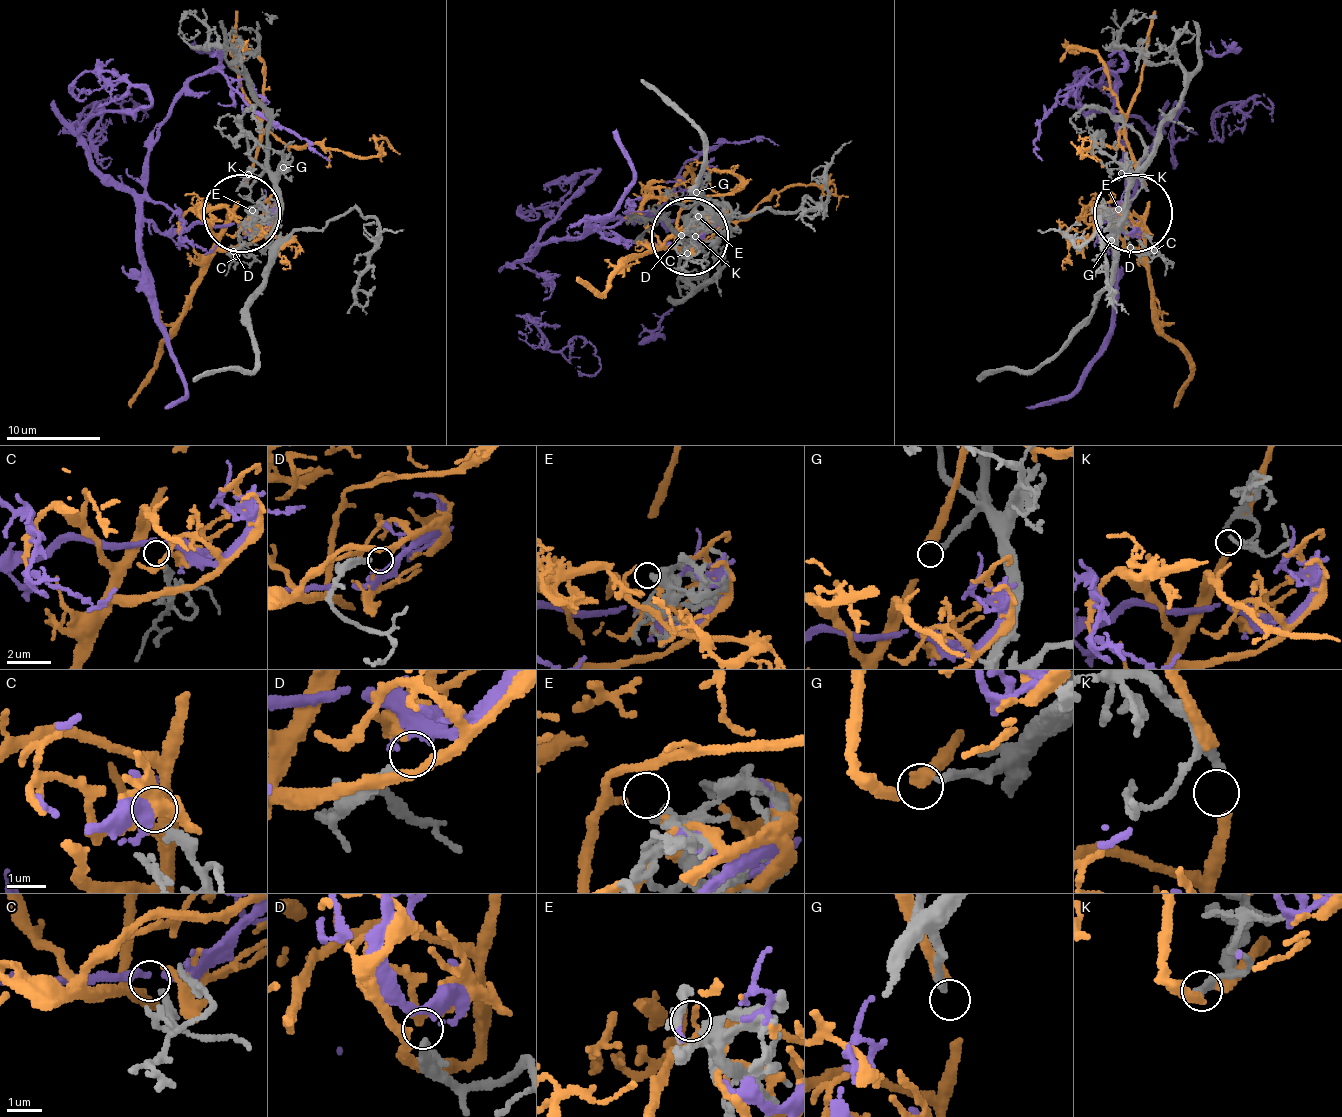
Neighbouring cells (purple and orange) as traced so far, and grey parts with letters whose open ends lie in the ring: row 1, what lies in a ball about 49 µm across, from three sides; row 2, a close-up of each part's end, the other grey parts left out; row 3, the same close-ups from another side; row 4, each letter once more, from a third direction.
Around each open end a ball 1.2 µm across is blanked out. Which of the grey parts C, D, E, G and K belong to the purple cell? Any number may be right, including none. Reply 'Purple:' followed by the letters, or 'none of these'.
Purple: D

